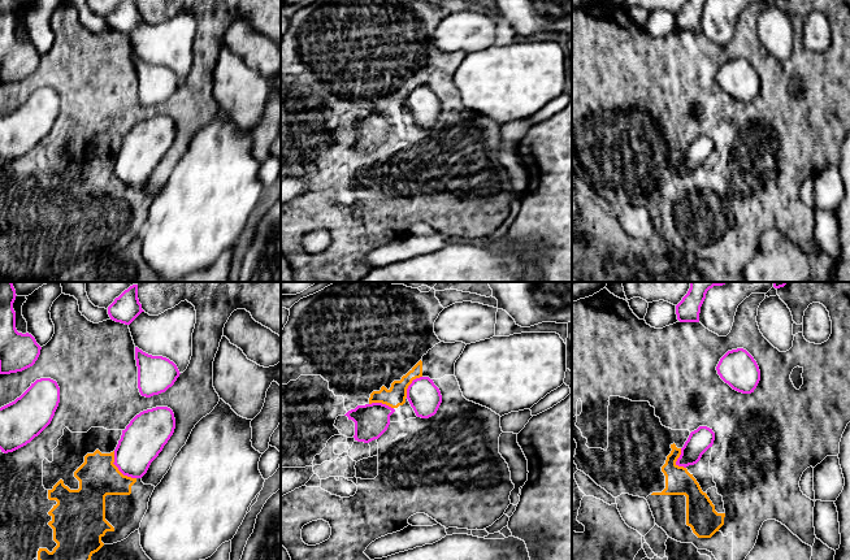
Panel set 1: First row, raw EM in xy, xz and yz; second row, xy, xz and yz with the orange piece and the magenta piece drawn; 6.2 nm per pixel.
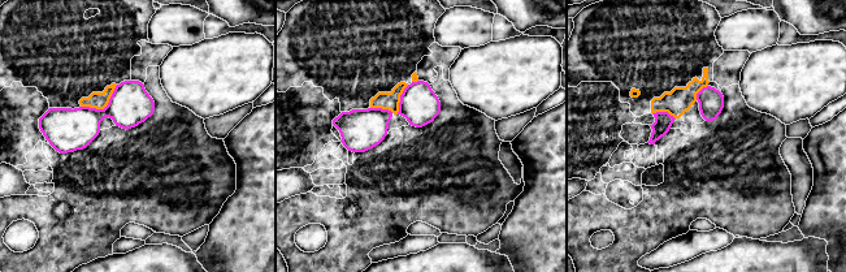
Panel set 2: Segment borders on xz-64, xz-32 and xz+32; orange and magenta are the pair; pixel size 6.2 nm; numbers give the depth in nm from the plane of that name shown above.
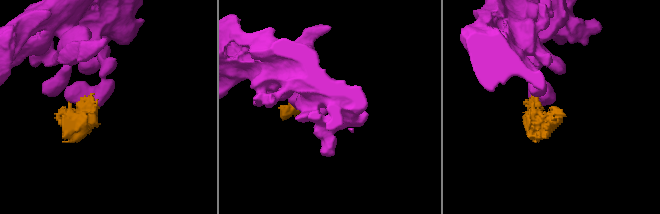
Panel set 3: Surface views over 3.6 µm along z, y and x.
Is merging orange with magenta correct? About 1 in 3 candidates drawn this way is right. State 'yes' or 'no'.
no

